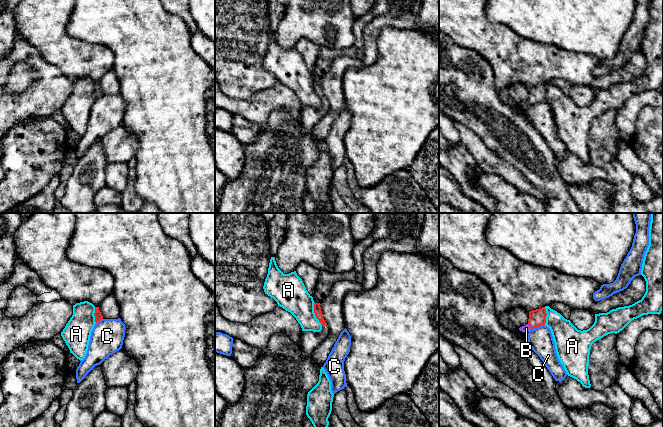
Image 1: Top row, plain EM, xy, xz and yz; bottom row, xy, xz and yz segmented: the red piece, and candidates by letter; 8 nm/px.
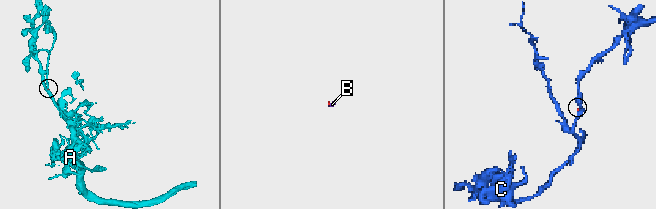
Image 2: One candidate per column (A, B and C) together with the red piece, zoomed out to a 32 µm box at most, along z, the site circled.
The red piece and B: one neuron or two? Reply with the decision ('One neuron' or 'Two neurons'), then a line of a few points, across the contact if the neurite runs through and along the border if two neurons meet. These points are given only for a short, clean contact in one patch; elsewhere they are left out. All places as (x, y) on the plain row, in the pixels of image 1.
One neuron. Line: yz (537, 93), (529, 101), (526, 104)

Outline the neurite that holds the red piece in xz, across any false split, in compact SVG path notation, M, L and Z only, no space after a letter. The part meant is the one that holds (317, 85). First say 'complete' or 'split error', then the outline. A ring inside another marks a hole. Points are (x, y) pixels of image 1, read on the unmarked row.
split error | M314 79L314 89L316 94L322 101L320 108L303 107L300 115L300 122L303 132L308 132L313 129L315 124L329 111L329 104L323 94L320 79Z

